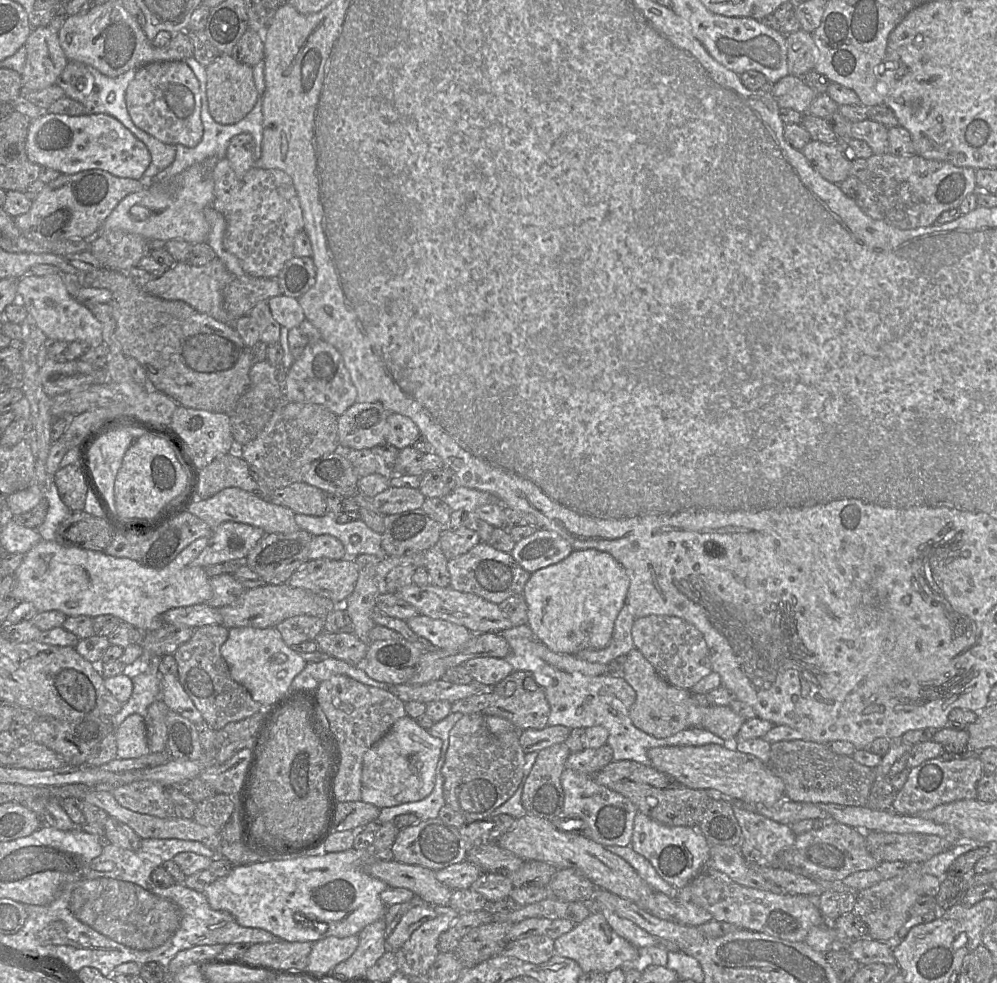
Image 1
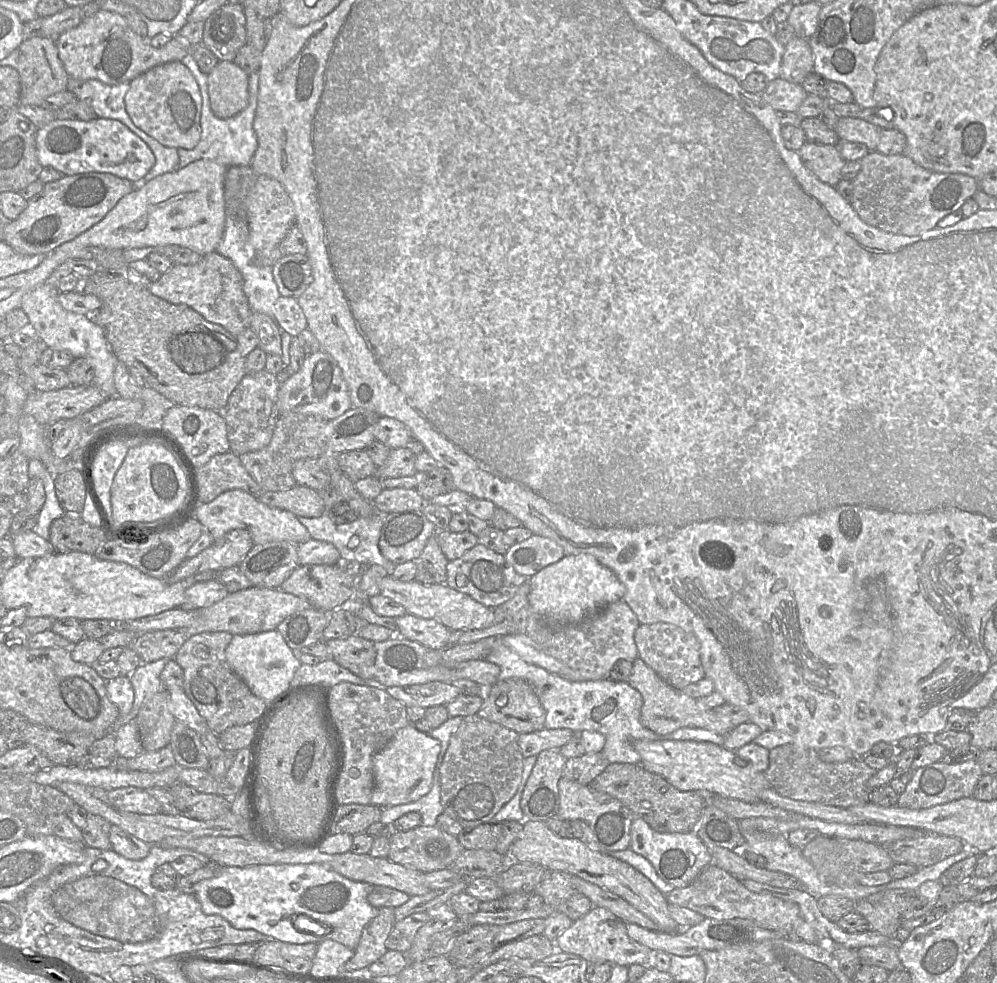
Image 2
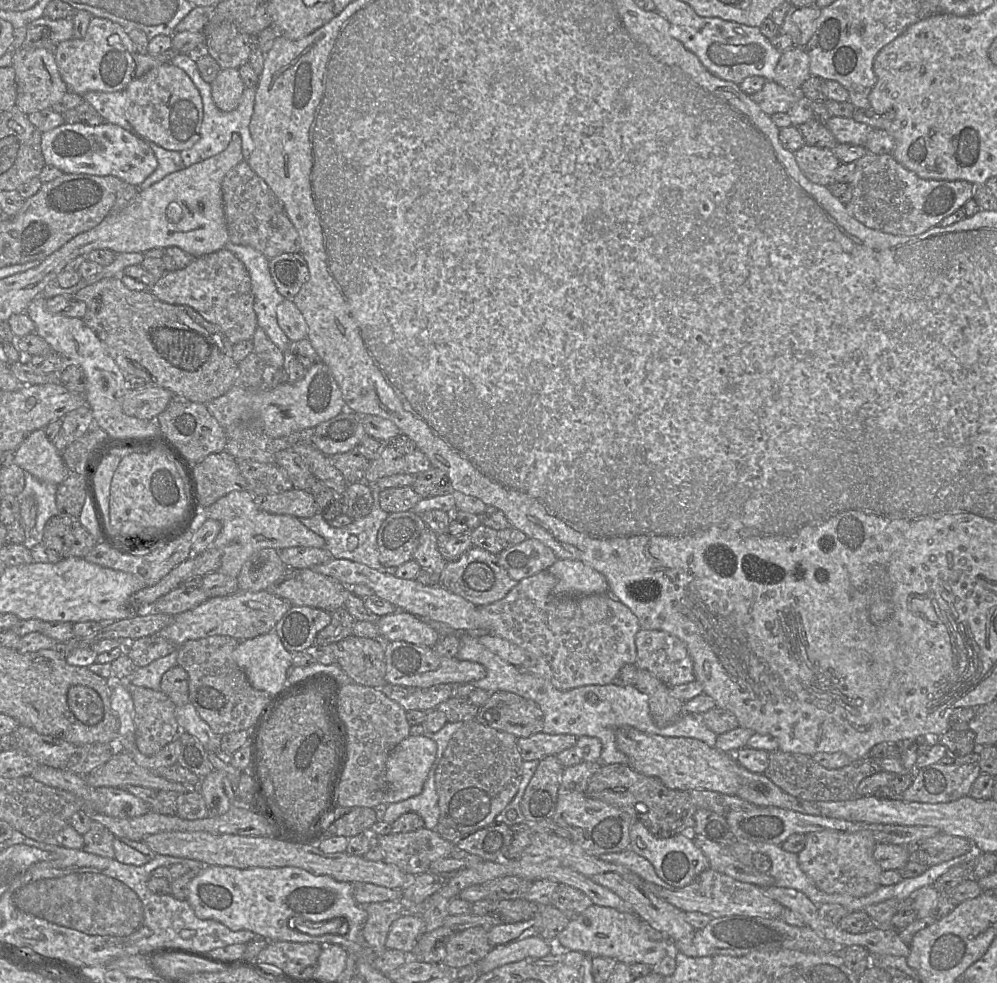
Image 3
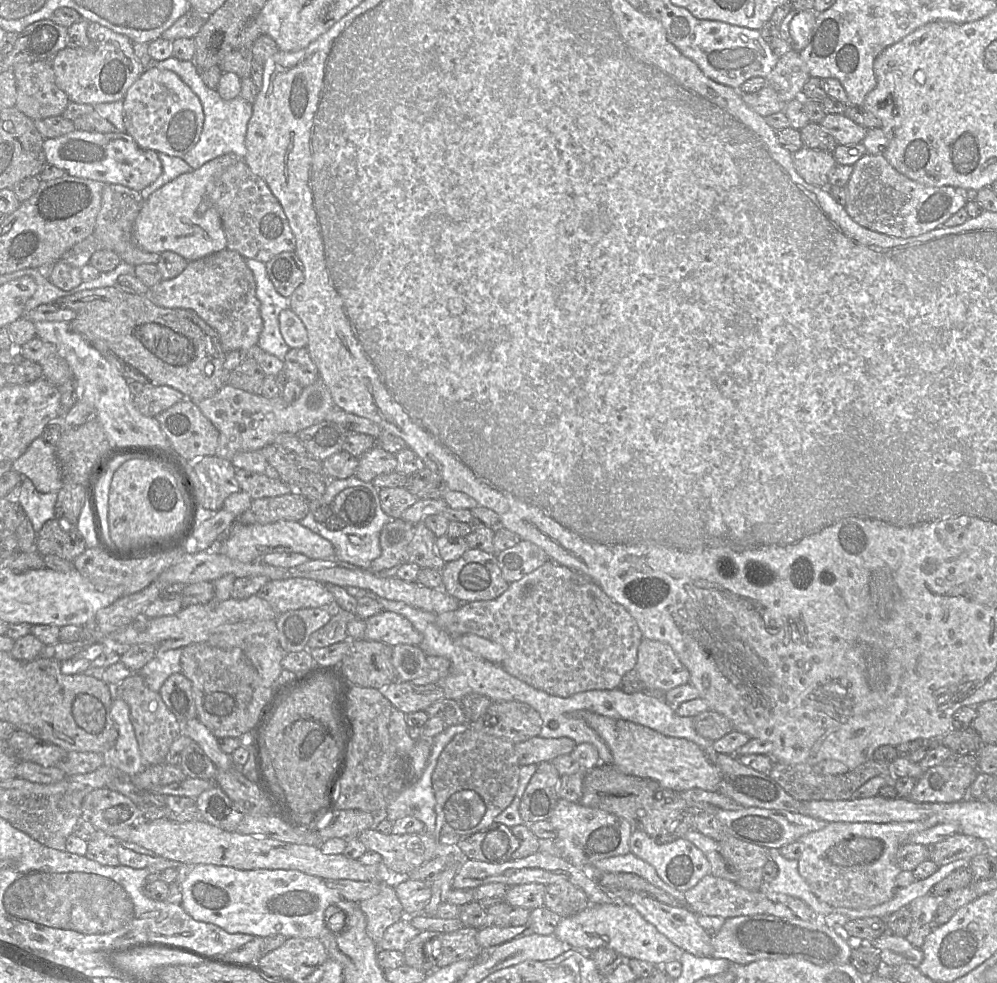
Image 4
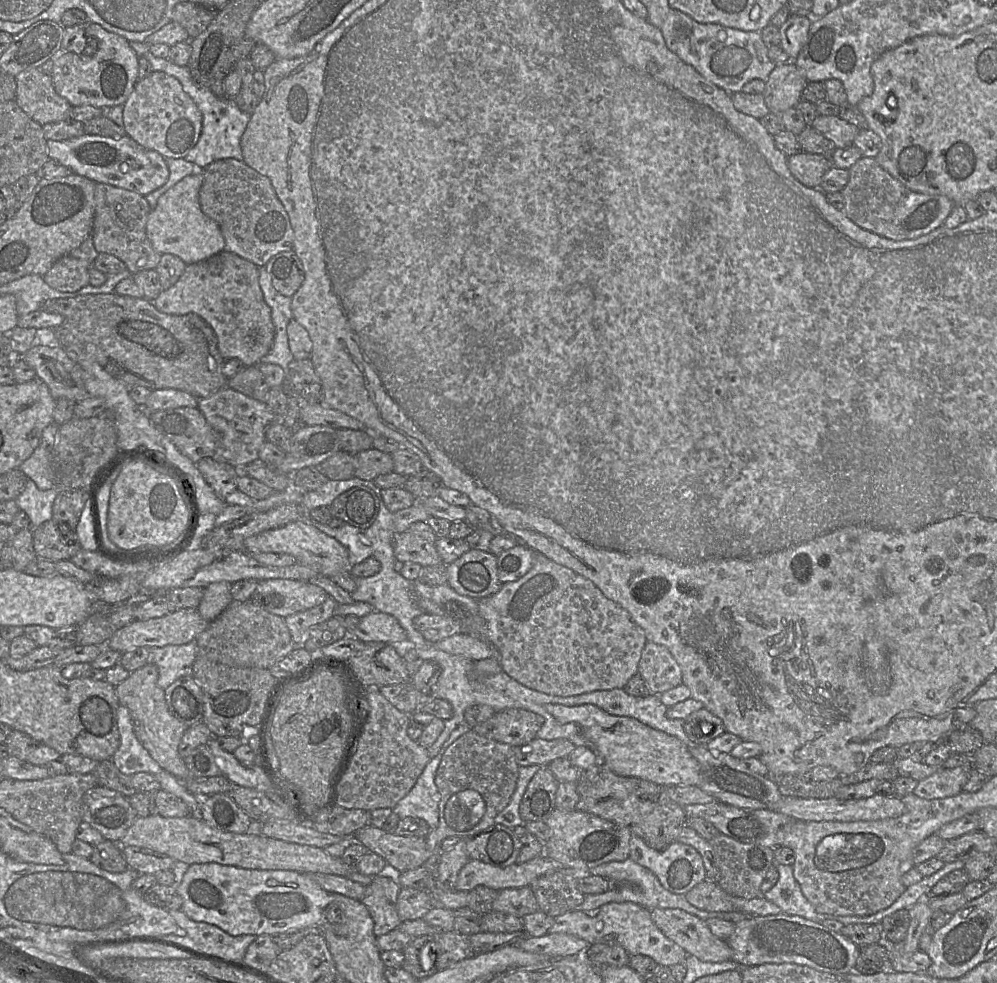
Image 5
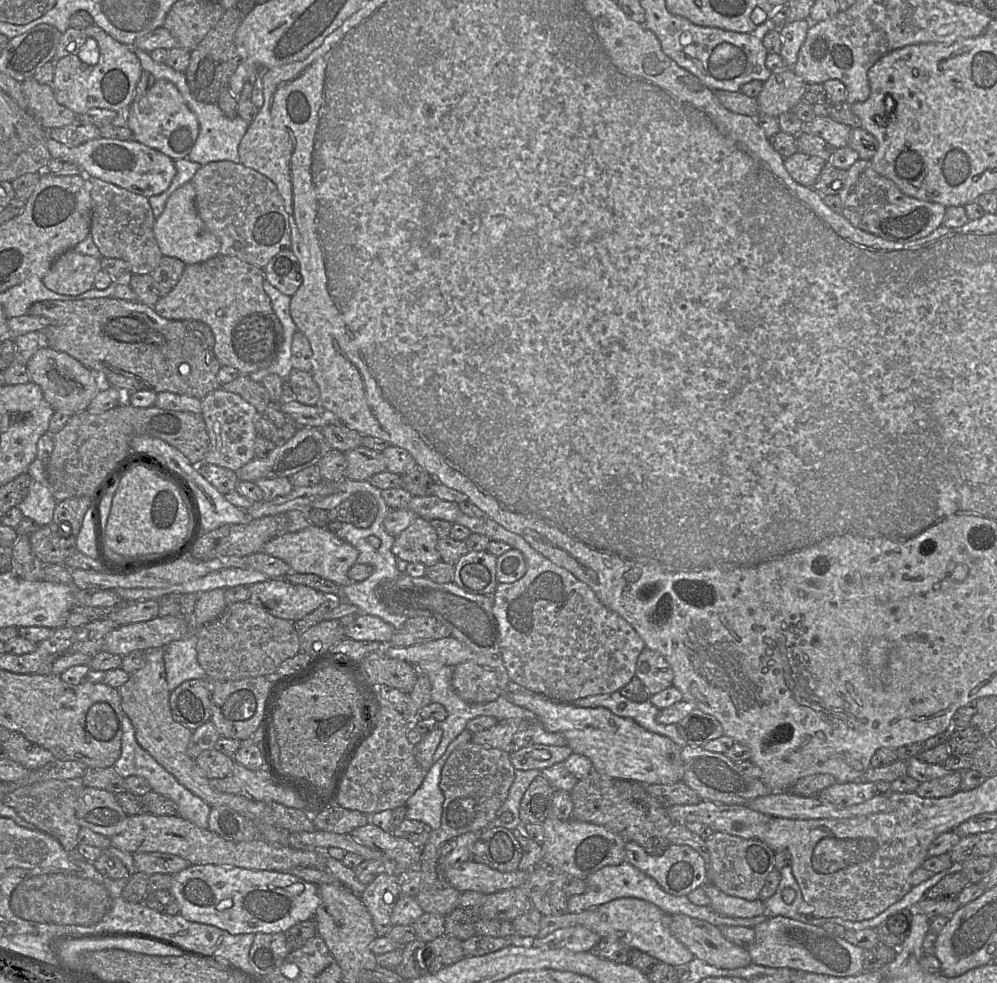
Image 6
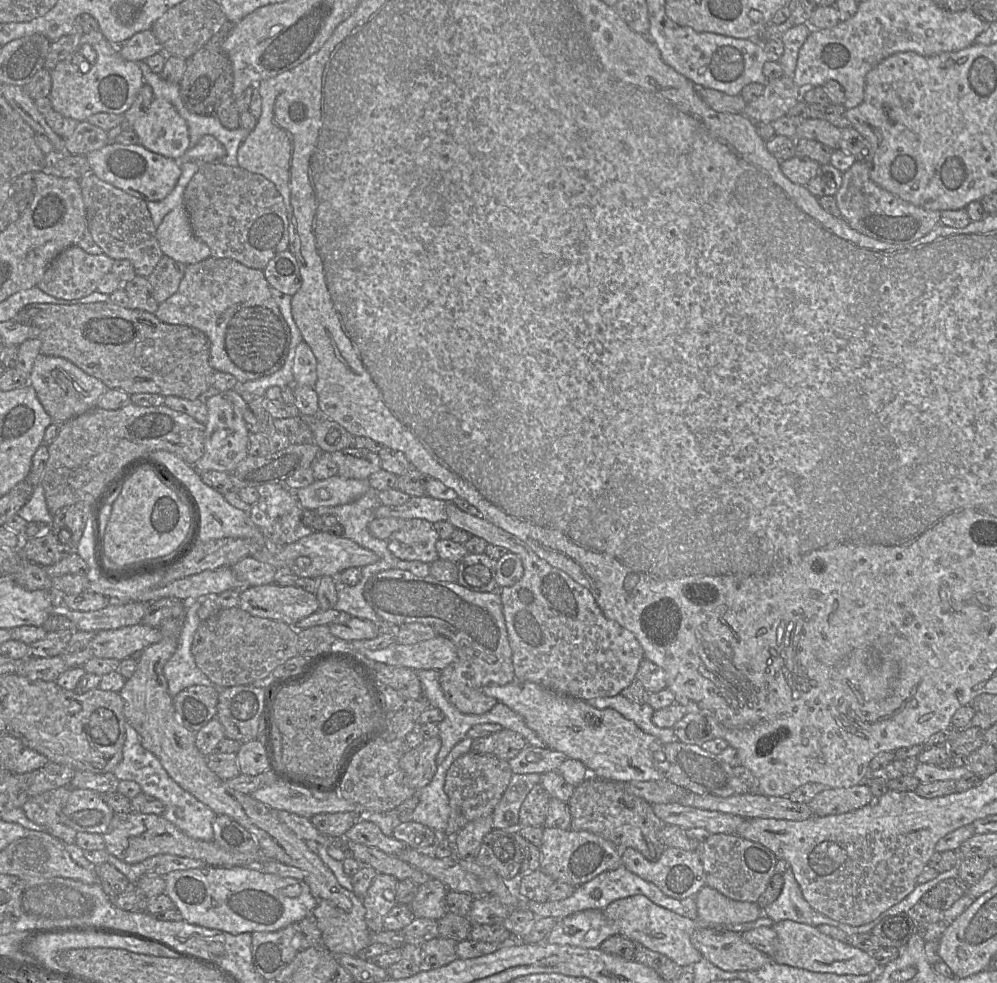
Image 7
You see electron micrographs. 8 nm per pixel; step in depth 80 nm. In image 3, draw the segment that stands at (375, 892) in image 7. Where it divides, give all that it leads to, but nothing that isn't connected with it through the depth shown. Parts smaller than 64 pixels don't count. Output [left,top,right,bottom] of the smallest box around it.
[362,901,405,954]

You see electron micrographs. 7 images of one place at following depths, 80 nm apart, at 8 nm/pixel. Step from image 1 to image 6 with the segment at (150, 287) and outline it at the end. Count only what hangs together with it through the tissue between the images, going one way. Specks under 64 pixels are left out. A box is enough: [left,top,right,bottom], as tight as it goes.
[154,255,284,375]

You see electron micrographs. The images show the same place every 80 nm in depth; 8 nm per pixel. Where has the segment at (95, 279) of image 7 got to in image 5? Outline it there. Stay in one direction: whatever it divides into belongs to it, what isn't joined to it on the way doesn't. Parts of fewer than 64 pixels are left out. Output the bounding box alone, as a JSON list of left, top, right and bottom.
[43,255,90,292]

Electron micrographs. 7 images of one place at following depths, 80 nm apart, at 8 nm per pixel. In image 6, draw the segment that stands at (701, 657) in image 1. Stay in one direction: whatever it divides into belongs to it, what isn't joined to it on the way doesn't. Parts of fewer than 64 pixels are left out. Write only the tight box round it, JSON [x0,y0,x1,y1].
[636,647,674,695]

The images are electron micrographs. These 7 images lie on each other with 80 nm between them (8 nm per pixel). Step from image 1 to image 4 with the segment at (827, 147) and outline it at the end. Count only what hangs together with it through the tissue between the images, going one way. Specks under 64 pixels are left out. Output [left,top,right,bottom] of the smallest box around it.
[793,147,837,188]

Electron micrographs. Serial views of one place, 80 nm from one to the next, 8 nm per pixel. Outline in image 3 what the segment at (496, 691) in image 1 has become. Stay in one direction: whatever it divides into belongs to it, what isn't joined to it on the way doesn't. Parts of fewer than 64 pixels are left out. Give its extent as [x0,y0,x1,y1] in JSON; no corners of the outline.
[475,691,544,738]

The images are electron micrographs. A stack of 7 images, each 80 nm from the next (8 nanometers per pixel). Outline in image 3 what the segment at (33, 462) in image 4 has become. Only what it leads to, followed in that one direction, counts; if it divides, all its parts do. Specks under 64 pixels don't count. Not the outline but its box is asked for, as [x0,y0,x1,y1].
[14,429,69,485]

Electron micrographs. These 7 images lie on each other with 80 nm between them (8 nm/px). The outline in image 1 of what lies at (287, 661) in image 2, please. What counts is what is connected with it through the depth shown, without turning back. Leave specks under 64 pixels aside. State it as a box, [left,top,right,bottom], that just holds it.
[220,627,307,708]

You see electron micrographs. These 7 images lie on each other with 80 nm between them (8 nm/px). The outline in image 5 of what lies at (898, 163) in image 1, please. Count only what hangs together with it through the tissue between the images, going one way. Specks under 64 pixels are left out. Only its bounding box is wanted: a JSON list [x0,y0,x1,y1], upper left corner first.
[841,156,955,240]

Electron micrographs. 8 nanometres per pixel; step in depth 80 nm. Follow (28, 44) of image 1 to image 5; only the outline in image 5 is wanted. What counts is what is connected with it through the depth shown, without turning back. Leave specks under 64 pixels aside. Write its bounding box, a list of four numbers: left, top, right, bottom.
[15,68,72,125]

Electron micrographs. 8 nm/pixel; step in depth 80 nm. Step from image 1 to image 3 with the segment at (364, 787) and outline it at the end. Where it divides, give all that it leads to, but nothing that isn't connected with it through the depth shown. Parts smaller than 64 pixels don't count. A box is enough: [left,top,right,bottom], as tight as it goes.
[384,735,436,803]

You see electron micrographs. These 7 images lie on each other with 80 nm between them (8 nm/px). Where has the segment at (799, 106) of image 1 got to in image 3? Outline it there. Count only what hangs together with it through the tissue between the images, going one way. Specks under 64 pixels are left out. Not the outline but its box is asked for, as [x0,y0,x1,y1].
[749,80,802,116]

